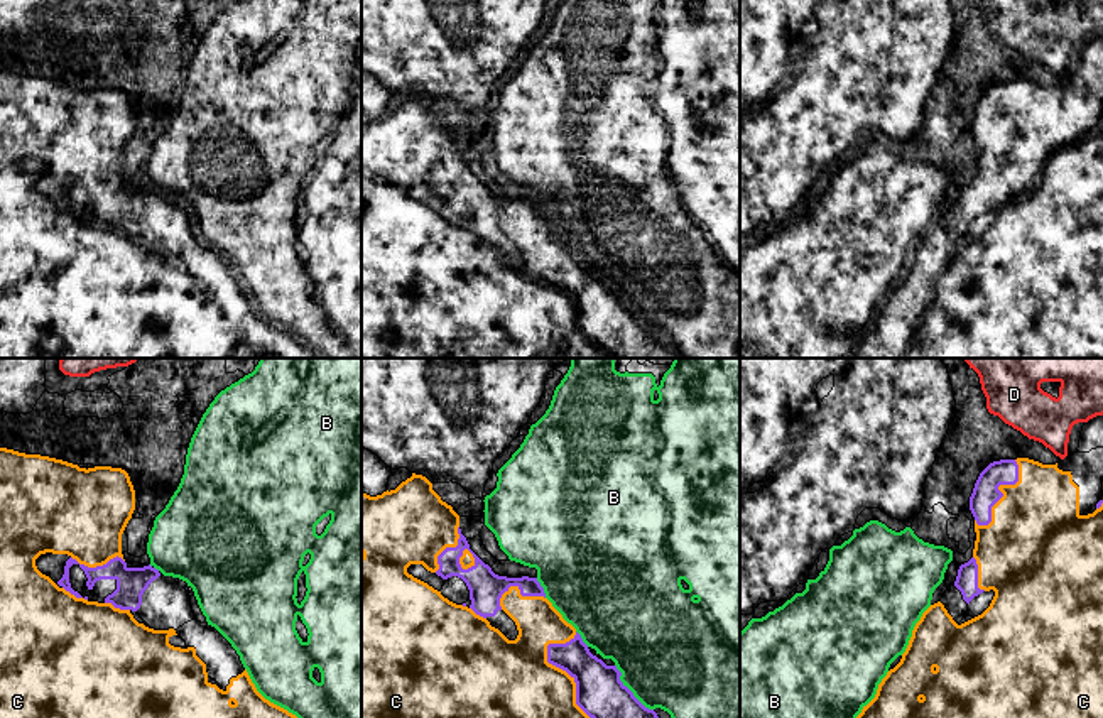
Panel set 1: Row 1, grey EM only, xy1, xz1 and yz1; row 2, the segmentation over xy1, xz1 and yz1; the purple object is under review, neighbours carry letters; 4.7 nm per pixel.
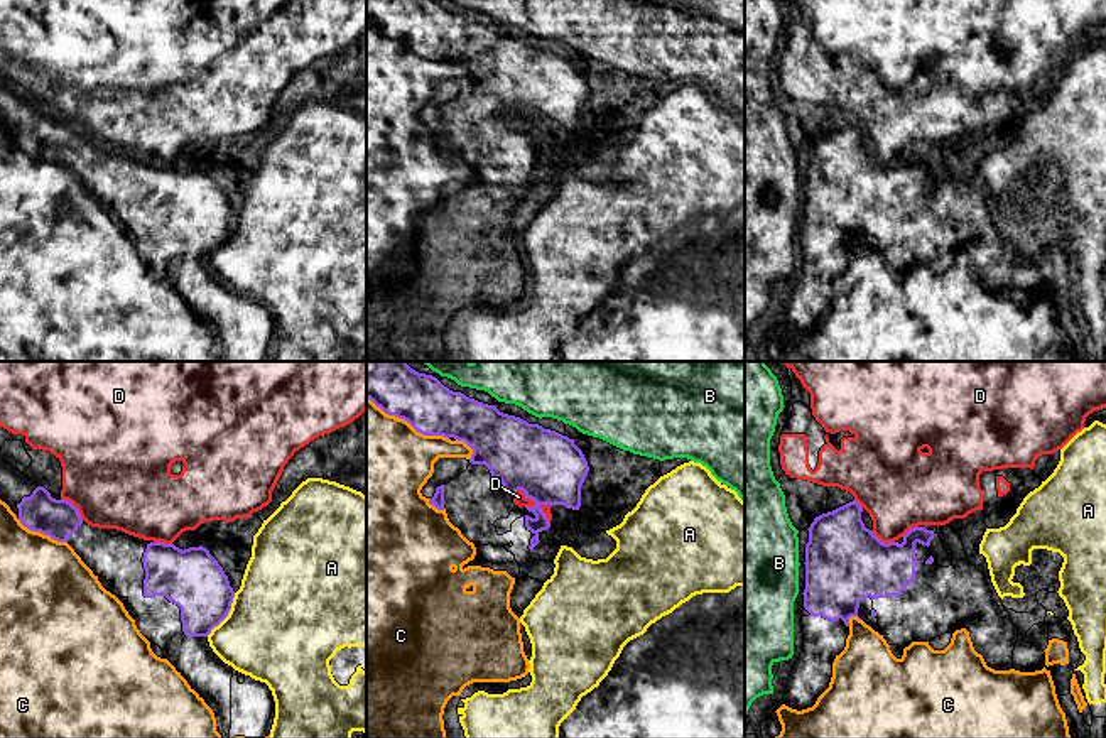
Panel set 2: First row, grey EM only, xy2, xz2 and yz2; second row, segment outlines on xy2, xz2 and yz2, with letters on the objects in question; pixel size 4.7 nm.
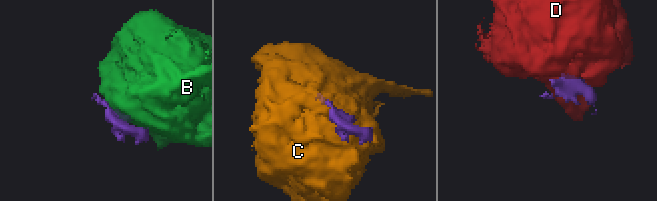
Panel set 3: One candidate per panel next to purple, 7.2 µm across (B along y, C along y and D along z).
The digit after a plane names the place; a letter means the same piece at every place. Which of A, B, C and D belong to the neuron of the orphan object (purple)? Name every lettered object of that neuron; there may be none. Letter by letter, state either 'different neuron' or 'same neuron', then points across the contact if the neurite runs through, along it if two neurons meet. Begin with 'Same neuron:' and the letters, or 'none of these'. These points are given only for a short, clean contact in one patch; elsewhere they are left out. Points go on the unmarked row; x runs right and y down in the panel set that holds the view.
Same neuron: C
A: different neuron | along xy2 (235, 215), (230, 233), (206, 257)
B: different neuron
C: same neuron
D: different neuron

